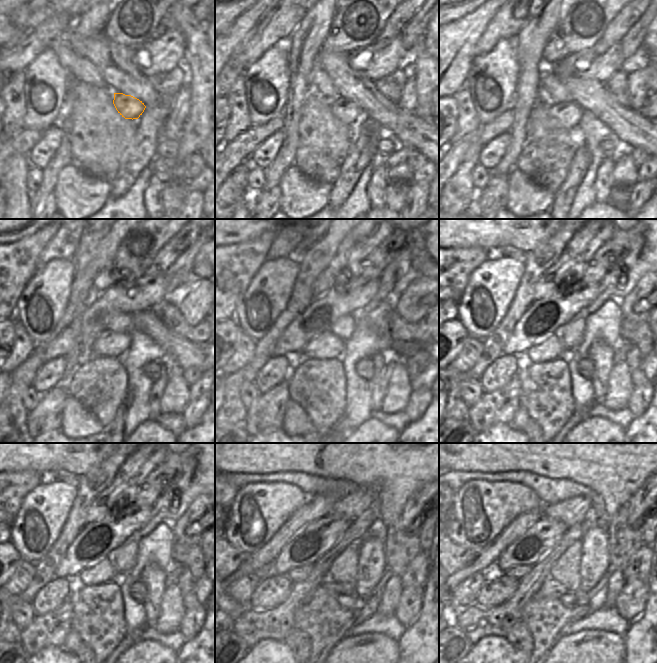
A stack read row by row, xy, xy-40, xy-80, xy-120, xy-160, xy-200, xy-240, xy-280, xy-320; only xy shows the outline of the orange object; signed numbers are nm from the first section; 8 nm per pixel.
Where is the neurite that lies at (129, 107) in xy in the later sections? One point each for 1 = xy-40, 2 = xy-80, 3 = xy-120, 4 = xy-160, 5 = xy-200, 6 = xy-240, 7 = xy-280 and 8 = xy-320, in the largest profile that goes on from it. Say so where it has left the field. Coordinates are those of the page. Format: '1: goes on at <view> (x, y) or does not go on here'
1: goes on at xy-40 (343, 109)
2: goes on at xy-80 (568, 114)
3: goes on at xy-120 (108, 344)
4: goes on at xy-160 (327, 345)
5: goes on at xy-200 (550, 348)
6: goes on at xy-240 (101, 572)
7: goes on at xy-280 (300, 574)
8: goes on at xy-320 (518, 573)

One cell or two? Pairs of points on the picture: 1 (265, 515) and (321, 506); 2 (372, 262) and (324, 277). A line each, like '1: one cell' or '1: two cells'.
1: two cells
2: two cells

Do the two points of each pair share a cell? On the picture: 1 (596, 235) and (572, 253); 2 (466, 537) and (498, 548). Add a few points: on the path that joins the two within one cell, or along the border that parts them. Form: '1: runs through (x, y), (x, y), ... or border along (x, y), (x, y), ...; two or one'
1: runs through (590, 238), (578, 250); one
2: border along (505, 528), (476, 553); two

